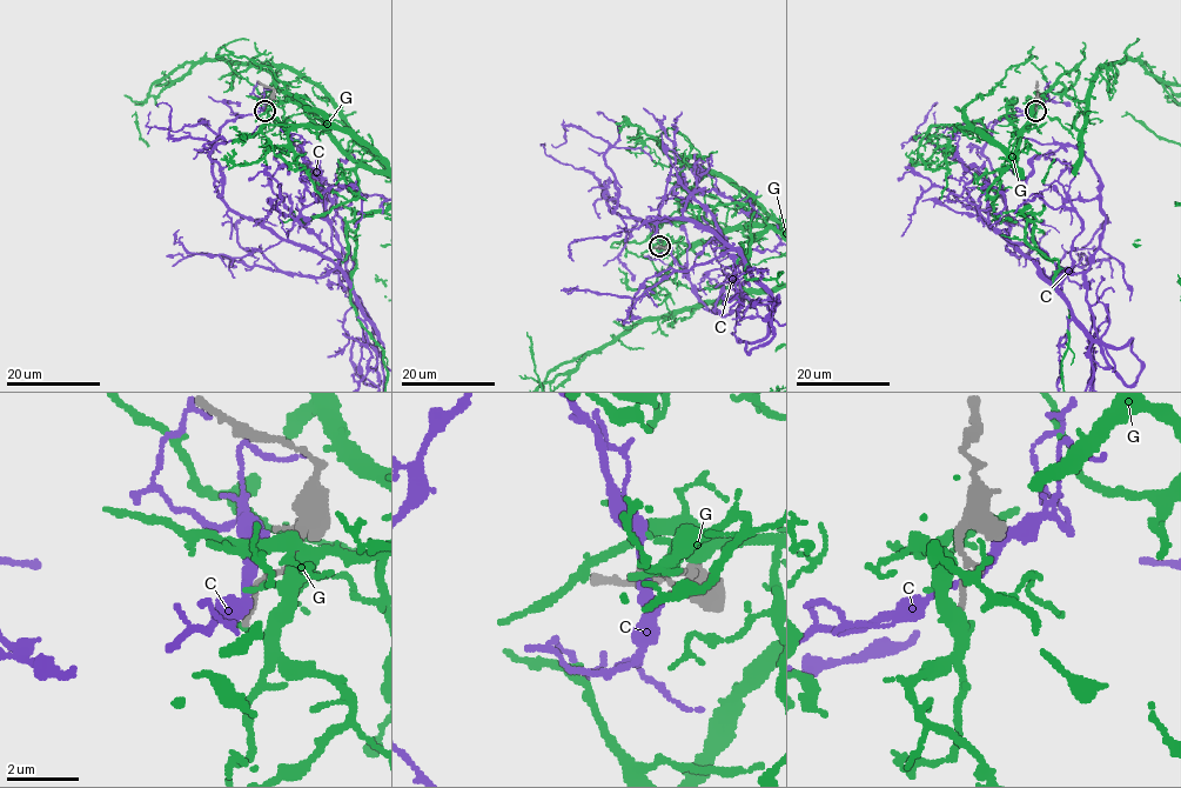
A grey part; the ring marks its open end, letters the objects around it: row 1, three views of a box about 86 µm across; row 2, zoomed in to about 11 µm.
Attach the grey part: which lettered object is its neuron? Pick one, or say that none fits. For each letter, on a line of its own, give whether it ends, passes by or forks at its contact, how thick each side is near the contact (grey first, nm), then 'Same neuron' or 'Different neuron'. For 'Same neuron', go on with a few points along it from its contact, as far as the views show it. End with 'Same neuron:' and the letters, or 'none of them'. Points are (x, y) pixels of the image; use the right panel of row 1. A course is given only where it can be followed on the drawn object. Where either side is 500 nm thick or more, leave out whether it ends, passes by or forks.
C: It passes by. Thickness 190 nm (grey) against 240 nm. Different neuron
G: It passes by. Thickness 140 nm (grey) against 240 nm. Same neuron
Same neuron: G

